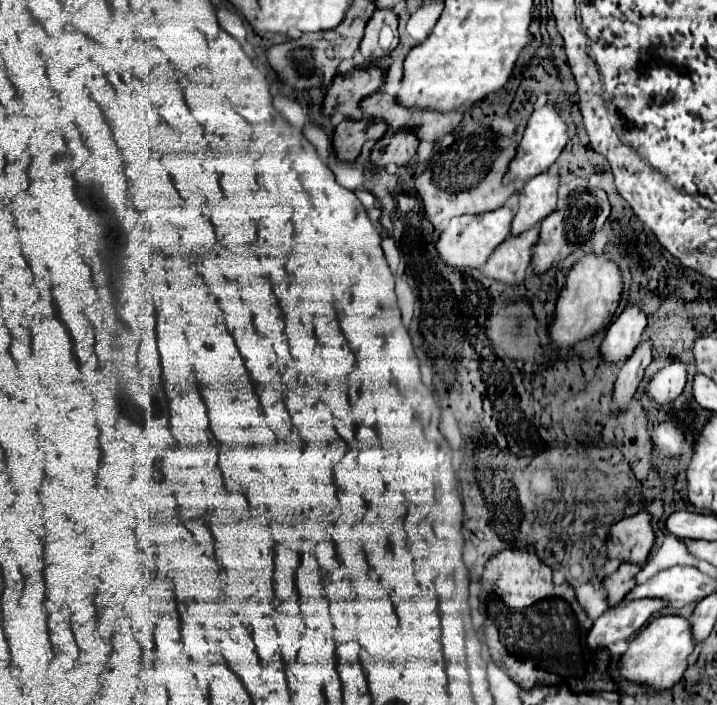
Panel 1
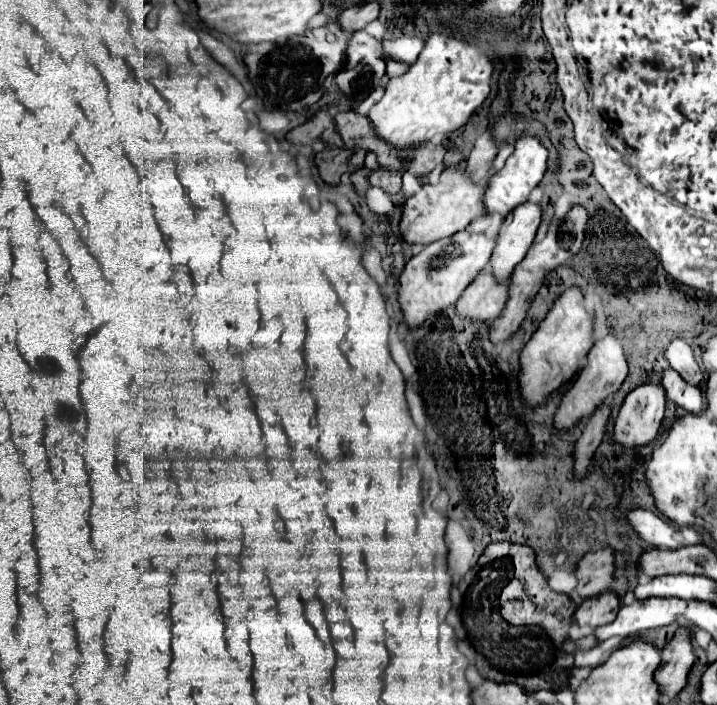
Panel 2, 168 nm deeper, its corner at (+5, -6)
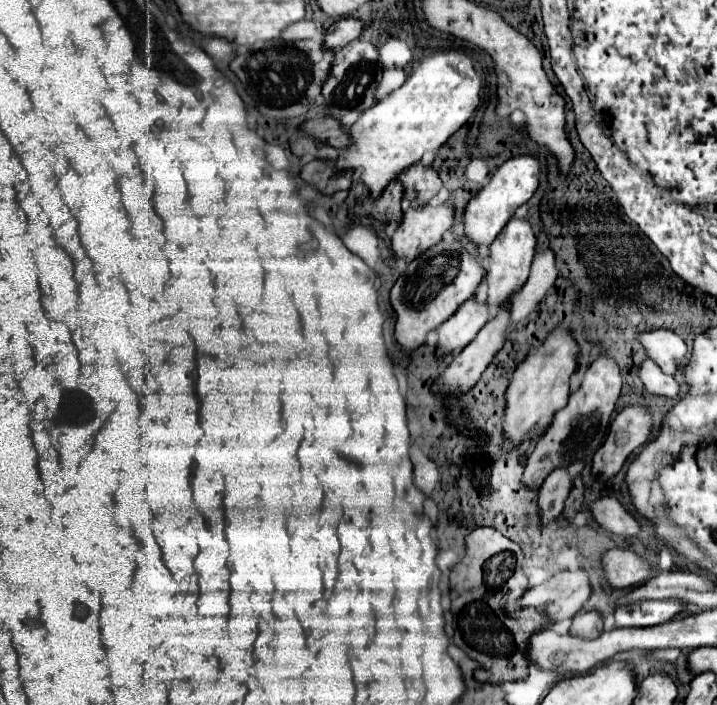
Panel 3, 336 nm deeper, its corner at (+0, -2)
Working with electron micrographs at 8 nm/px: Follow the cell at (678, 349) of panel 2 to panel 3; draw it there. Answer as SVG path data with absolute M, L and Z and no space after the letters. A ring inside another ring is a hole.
M653 330L641 334L641 344L647 350L647 356L661 366L665 374L677 374L685 366L687 346L681 336L673 330Z

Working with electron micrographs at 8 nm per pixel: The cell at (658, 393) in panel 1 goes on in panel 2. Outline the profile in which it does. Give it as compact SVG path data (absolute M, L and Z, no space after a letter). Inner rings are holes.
M642 384L632 390L614 420L614 440L622 448L652 442L664 418L664 404L666 396L660 384Z

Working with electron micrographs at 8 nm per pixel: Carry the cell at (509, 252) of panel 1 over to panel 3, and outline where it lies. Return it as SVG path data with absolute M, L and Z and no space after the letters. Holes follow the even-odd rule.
M471 296L467 302L463 302L463 306L459 306L459 310L437 330L437 354L443 356L463 350L489 322L491 310L493 308L479 296Z

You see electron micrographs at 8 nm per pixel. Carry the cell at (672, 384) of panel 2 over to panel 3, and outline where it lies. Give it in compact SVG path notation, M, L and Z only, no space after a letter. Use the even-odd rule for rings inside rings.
M645 360L641 364L639 376L645 384L645 390L649 390L651 394L661 394L667 398L677 398L681 394L681 384L673 376L663 374L663 370L659 370L659 366L655 366L655 362L651 360Z

